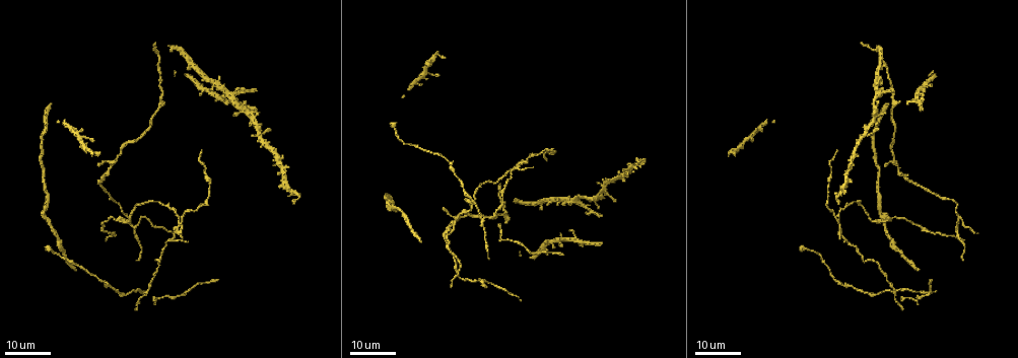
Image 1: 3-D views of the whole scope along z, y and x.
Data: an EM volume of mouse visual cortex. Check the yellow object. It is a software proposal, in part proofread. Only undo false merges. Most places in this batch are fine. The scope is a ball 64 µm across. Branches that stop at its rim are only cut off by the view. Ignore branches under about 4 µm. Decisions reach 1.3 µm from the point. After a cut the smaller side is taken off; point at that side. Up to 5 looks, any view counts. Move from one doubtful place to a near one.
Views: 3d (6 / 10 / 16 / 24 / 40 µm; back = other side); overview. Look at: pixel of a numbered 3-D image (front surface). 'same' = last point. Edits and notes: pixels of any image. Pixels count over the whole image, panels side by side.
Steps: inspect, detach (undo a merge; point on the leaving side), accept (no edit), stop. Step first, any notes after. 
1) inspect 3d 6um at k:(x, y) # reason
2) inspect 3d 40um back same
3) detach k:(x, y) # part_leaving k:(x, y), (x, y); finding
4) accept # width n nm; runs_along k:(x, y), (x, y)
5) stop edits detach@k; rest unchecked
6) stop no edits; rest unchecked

inspect 3d 24um at 1:(481, 216) # three arms meet

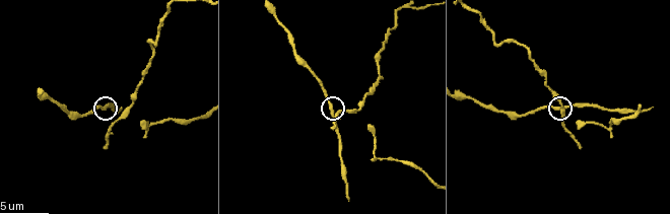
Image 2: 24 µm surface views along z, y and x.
inspect 3d 10um at 2:(332, 111)

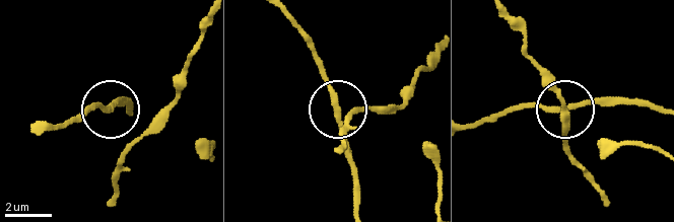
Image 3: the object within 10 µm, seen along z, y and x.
accept # continuous, no second cell

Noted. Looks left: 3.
inspect 3d 16um at 1:(181, 225) # four or more arms meet

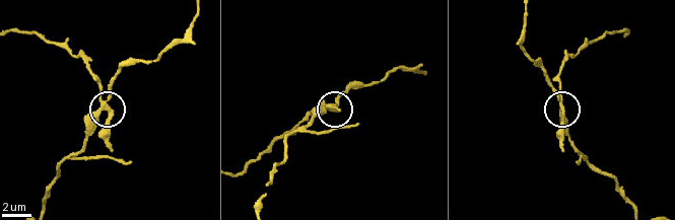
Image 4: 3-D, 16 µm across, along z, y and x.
inspect 3d 10um at 4:(563, 105)

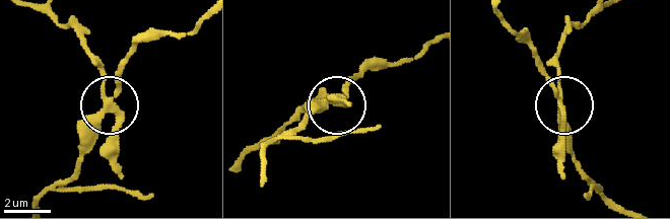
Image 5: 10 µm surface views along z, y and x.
detach 5:(104, 71) # side_arm 24 um; part_leaving 5:(105, 102), (103, 70), (81, 34), (35, 9); a second cell is stuck on

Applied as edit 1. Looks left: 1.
stop edits detach@5; rest unchecked

